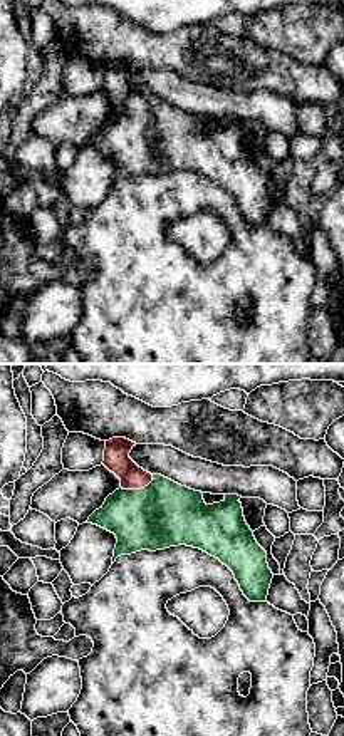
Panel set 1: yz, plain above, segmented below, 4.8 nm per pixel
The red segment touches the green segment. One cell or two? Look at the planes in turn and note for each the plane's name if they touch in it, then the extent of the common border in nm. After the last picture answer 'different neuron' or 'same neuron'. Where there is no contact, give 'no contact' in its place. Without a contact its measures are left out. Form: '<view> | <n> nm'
yz | 170 nm

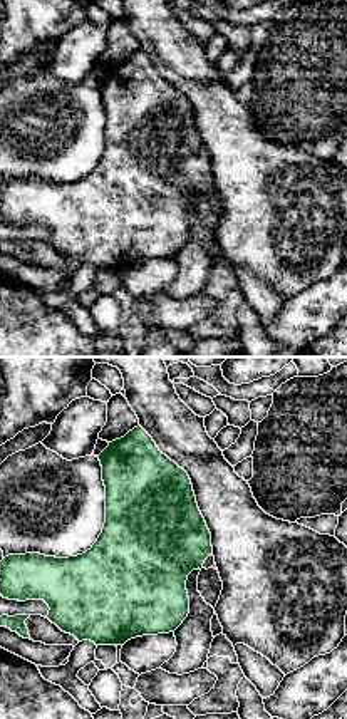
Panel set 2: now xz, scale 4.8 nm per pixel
no contact

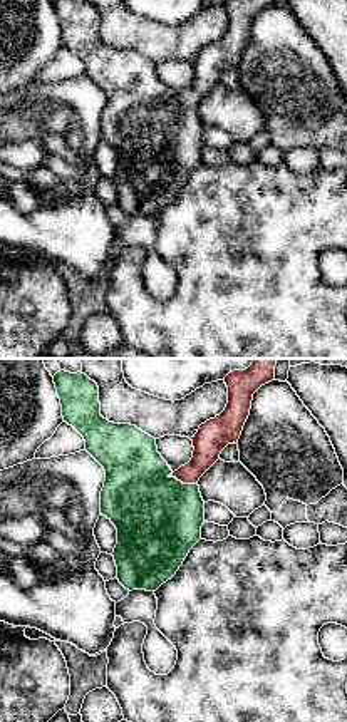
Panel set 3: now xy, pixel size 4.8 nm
xy | 140 nm

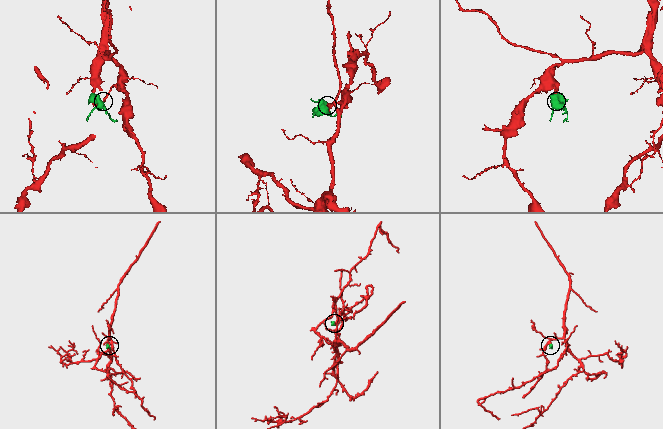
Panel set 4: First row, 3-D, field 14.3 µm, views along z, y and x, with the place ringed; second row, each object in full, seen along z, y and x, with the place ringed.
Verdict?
same neuron

